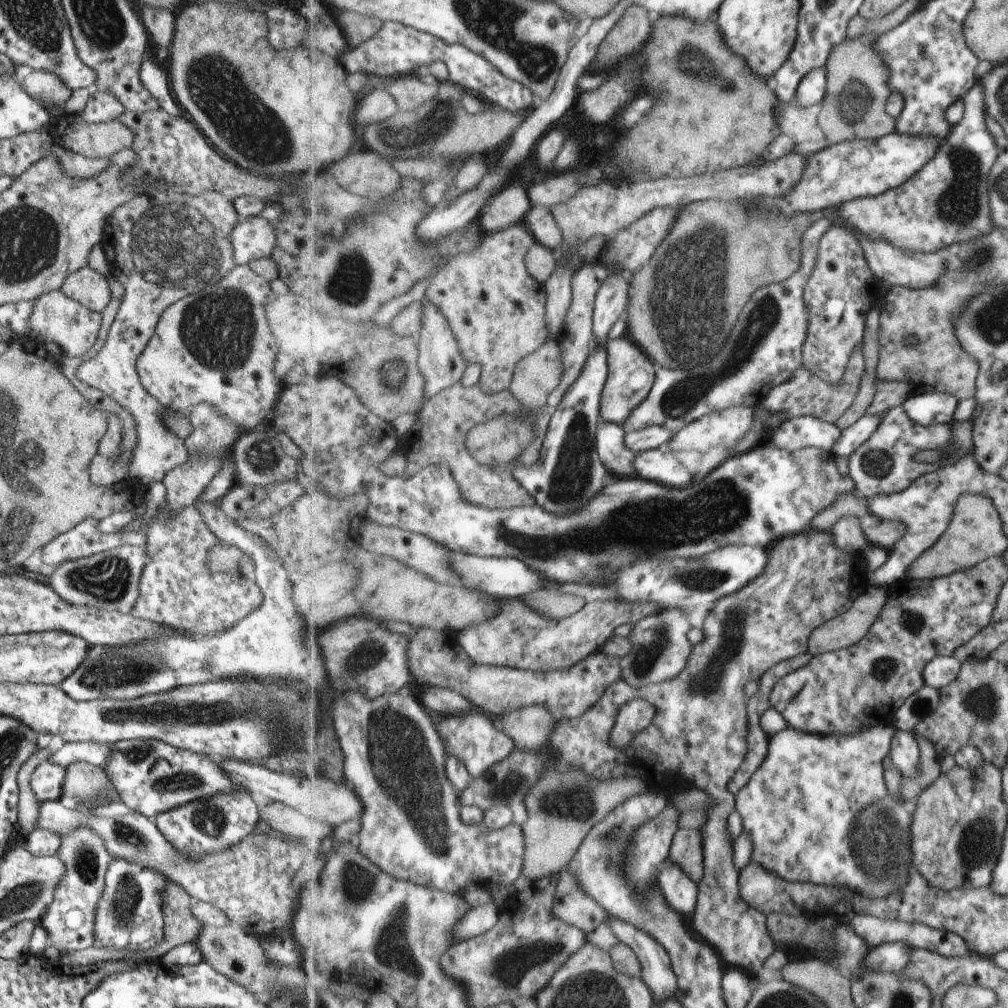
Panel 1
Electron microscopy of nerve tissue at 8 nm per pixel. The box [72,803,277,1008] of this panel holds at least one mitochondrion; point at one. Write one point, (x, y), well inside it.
(123, 902)

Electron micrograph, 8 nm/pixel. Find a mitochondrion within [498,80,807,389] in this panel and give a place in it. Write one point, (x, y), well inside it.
(699, 290)

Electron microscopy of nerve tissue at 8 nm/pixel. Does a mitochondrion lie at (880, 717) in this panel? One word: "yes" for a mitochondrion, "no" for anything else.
no

